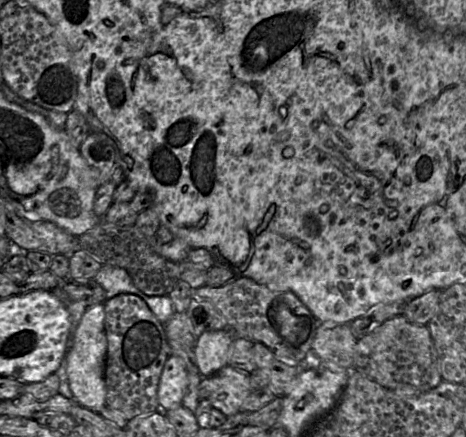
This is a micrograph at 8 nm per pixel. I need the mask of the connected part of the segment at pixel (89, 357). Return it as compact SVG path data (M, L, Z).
M104 303L87 307L73 336L69 340L66 353L67 374L74 400L83 407L100 412L106 407L106 385L104 379L107 352L105 333Z

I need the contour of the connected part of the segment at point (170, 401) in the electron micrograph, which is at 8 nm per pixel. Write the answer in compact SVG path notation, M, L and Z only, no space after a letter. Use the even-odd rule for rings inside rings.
M175 355L166 360L158 386L159 409L163 412L182 406L188 385L187 369L184 362Z

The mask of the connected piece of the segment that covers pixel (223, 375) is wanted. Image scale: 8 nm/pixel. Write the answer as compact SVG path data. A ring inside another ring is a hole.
M227 365L209 377L209 392L211 405L227 417L233 416L252 392L250 375Z

